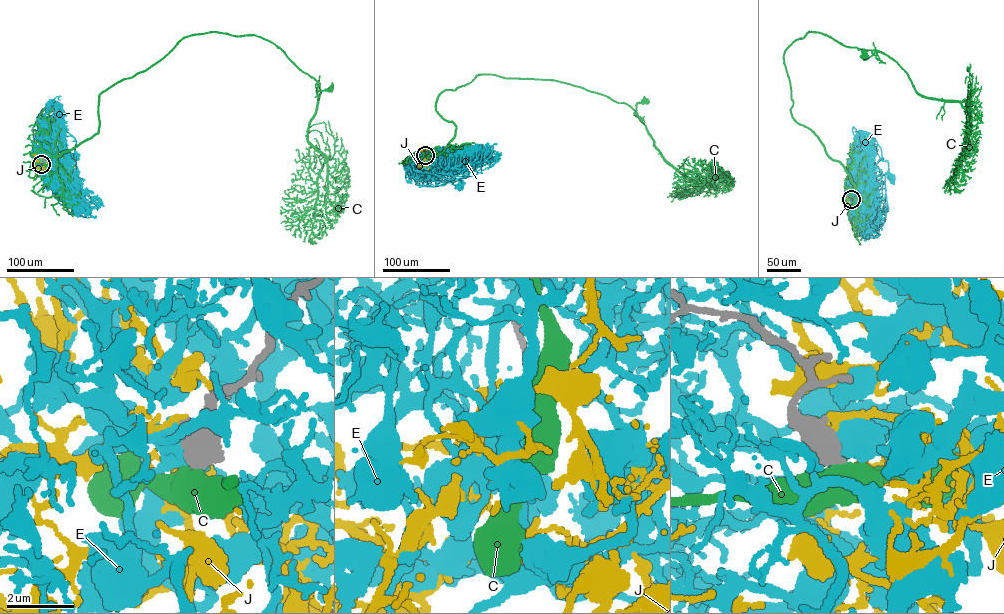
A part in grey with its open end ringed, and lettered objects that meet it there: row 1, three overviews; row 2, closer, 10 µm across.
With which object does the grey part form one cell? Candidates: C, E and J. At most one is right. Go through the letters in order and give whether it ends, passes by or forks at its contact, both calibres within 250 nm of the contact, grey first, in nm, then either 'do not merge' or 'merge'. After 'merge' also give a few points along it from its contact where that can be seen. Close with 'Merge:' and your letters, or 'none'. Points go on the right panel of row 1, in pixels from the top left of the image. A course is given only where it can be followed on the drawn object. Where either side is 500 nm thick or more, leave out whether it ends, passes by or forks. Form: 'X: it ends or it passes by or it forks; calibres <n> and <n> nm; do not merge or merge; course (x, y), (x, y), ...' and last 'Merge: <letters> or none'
C: calibres 650 and 650 nm; do not merge
E: calibres 750 and 440 nm; do not merge
J: it passes by; calibres 400 and 170 nm; merge; course (851, 199), (864, 204), (863, 200), (861, 204), (854, 205), (846, 204), (846, 201)
Merge: J

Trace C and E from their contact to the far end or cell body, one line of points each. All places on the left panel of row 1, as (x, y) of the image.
C: (41, 165), (97, 133), (101, 93), (148, 69), (189, 36), (261, 36), (315, 78), (318, 90), (329, 89)
E: (41, 164), (43, 166), (38, 169), (54, 163), (73, 167), (76, 154), (74, 157)

